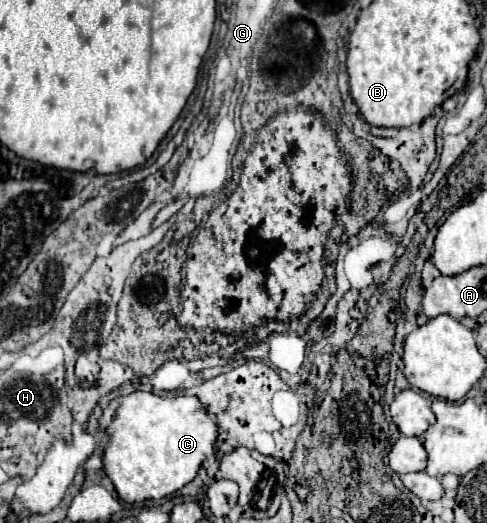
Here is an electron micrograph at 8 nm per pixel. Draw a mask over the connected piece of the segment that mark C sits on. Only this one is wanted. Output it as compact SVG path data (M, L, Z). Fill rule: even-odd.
M133 392L129 396L119 398L117 402L119 406L115 410L113 422L105 426L103 424L105 414L103 414L99 424L111 434L109 446L103 452L105 472L111 478L119 498L126 503L159 500L171 496L173 492L181 490L185 484L195 480L205 460L215 460L215 452L217 452L215 442L219 436L219 428L197 396L159 396L153 392Z

